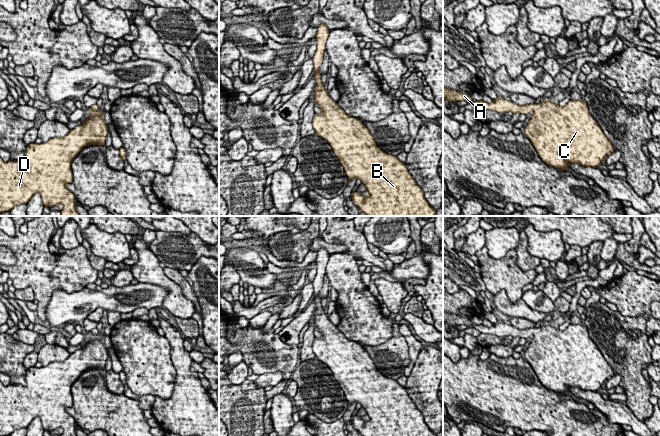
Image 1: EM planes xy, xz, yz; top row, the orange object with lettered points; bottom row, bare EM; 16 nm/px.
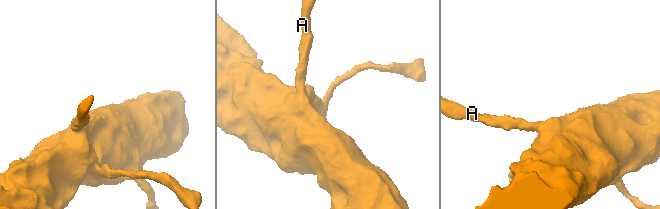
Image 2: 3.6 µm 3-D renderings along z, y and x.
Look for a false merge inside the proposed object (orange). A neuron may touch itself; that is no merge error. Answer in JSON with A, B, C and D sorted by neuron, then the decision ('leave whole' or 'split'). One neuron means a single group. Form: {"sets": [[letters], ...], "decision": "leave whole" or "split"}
{"sets": [["A", "B", "C", "D"]], "decision": "leave whole"}

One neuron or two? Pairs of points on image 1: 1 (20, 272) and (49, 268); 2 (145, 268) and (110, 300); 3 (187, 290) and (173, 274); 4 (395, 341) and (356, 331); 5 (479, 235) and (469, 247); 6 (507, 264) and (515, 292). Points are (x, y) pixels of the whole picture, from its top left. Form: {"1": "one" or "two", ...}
{"1": "one", "2": "two", "3": "one", "4": "two", "5": "one", "6": "one"}

